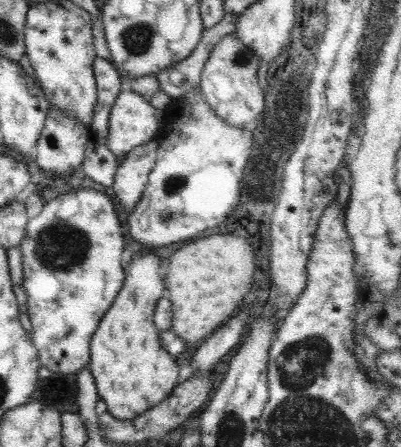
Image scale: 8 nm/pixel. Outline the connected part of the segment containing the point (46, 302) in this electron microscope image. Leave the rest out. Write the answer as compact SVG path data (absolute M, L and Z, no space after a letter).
M99 188L69 191L47 202L40 214L29 219L26 235L18 246L22 256L23 287L32 324L32 343L38 349L41 366L48 370L70 374L88 366L92 332L98 328L98 322L124 284L122 252L126 234L123 230L114 202Z

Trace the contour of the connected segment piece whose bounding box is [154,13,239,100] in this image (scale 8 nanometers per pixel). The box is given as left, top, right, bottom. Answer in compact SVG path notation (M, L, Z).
M225 13L218 24L204 29L200 42L190 57L154 74L158 78L160 89L164 90L170 100L182 99L184 93L192 89L200 89L204 63L211 56L211 51L217 42L227 34L235 32L238 21L239 14Z

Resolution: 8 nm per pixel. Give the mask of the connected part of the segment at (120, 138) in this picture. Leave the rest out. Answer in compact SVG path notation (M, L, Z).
M120 91L110 107L106 146L116 157L126 156L134 147L154 139L163 116L164 111L152 106L141 94Z

